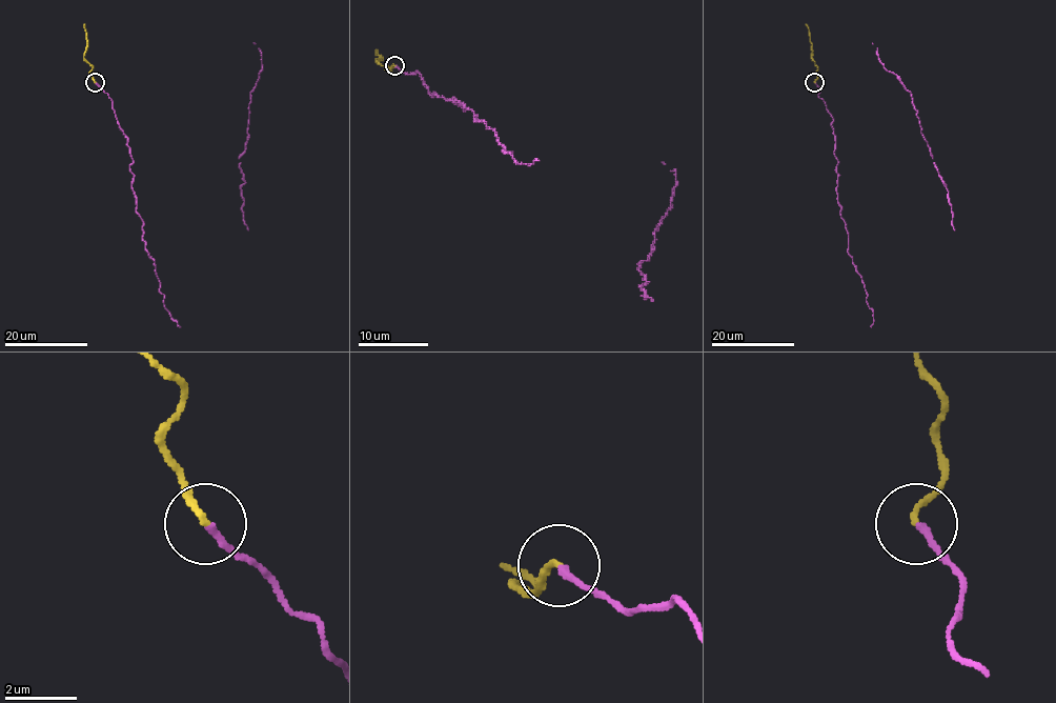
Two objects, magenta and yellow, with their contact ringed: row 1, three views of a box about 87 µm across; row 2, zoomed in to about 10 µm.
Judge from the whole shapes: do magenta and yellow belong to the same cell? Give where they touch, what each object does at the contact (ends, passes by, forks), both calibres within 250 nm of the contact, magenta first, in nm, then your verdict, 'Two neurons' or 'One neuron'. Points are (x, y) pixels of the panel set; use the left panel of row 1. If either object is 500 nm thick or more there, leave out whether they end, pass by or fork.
Place: (95, 82). At the ring magenta ends. At the ring yellow ends. Thickness 200 nm (magenta) against 170 nm. One neuron

